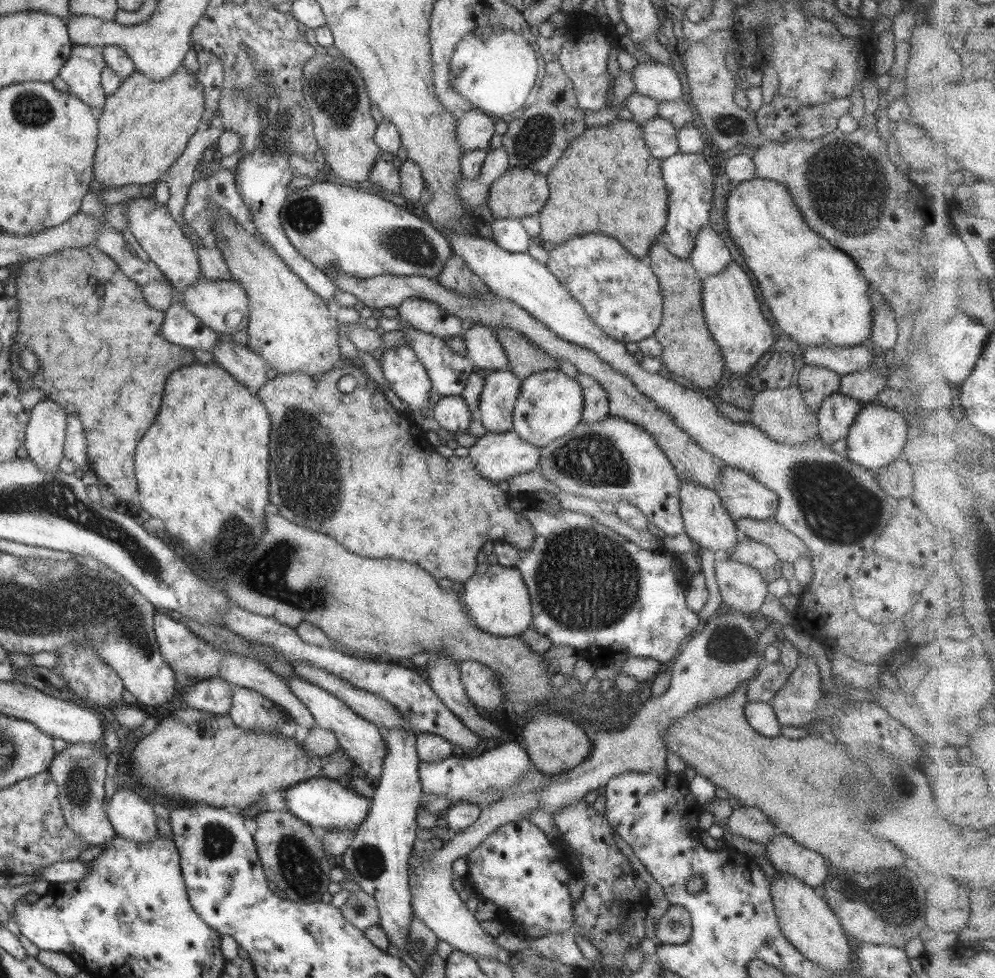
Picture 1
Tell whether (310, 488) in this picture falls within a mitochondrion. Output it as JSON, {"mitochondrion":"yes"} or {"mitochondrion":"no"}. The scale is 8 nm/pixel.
{"mitochondrion":"yes"}

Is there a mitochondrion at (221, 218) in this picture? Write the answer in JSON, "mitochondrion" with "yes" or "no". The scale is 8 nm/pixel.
{"mitochondrion":"no"}

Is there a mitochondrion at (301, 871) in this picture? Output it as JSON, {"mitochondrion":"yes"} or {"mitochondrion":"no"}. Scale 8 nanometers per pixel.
{"mitochondrion":"yes"}

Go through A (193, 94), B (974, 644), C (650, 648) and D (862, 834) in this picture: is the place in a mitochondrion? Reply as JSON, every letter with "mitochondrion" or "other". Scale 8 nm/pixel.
{"A":"other","B":"other","C":"other","D":"other"}

